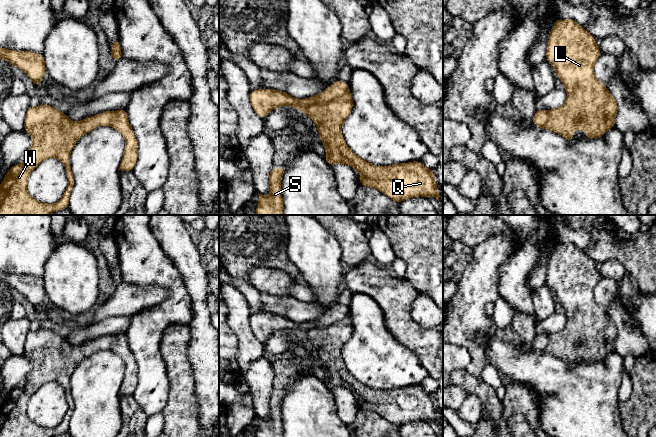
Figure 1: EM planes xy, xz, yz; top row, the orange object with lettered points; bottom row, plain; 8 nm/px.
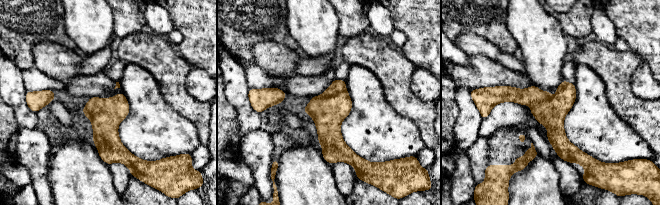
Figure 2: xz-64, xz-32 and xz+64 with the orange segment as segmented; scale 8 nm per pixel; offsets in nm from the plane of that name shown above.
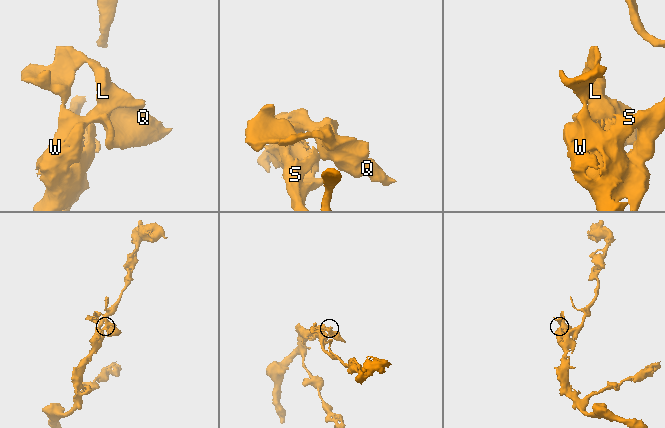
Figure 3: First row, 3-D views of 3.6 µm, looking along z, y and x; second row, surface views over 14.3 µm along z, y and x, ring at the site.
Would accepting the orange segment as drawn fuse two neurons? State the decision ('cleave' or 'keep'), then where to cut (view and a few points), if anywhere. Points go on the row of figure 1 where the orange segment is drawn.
keep | no cut

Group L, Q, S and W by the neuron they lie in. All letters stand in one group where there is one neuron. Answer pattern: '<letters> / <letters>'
L Q S W

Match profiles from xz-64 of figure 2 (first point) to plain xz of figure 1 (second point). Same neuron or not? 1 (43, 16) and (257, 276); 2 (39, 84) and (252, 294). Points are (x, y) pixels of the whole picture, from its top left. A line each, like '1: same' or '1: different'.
1: different
2: same

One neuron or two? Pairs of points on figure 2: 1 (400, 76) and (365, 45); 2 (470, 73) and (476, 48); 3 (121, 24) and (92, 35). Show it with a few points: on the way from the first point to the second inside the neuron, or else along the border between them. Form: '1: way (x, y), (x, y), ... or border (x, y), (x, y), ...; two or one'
1: way (391, 67), (374, 52); one
2: border (468, 54), (484, 54), (496, 61); two
3: border (111, 10), (114, 34); two

